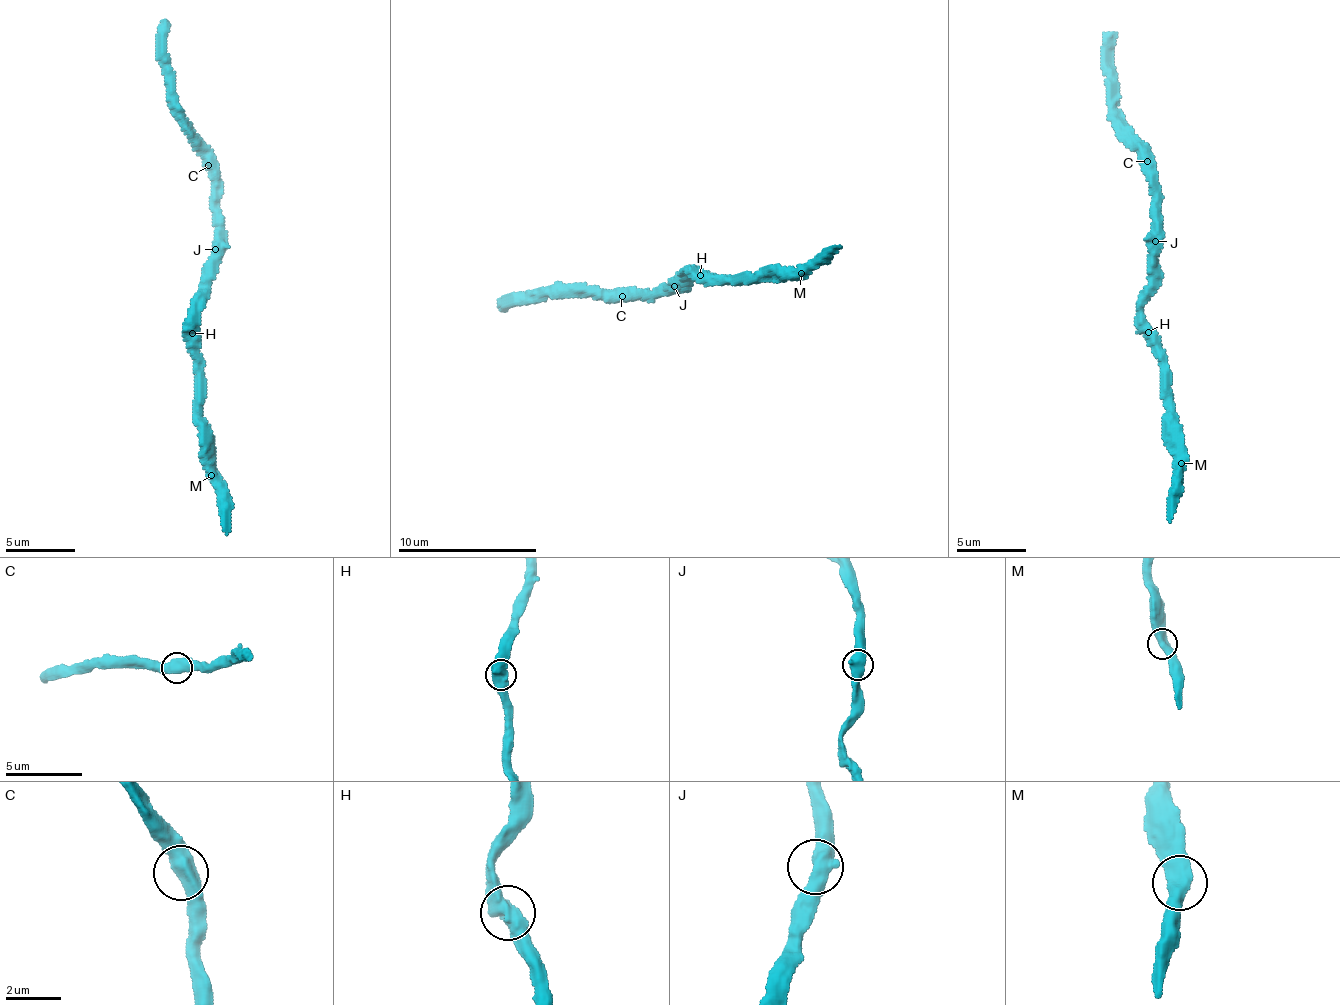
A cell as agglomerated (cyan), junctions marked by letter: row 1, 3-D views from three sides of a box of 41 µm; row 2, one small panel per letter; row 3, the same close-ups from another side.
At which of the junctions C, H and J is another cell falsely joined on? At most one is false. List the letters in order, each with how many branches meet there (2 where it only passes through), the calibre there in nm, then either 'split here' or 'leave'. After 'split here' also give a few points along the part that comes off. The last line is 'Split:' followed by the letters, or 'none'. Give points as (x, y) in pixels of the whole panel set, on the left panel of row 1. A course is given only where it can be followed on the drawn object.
C: 2 | 600 nm | leave
H: 2 | 650 nm | leave
J: 2 | 600 nm | leave
Split: none

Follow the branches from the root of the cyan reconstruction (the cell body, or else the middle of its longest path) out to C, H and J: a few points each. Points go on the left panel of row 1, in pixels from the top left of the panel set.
C: (206, 275), (206, 264), (215, 249), (218, 228), (218, 181), (208, 165)
H: (206, 275), (206, 295), (194, 307), (191, 332)
J: (206, 275), (206, 264), (215, 249)

